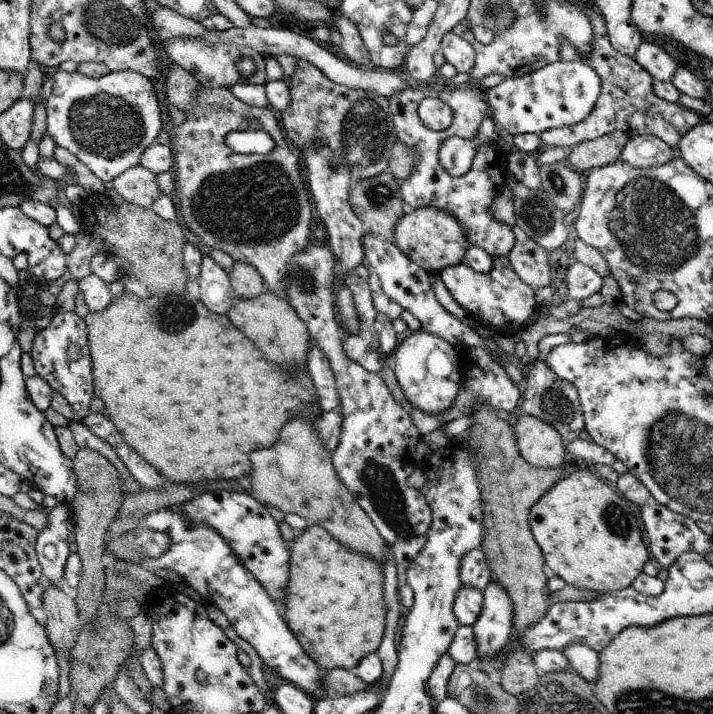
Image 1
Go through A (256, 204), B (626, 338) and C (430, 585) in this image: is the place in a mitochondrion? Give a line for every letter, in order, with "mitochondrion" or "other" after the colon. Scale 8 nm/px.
A: mitochondrion
B: other
C: other

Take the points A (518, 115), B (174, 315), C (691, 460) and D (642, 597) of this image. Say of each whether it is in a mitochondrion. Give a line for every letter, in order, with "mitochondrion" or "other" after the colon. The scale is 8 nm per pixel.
A: other
B: mitochondrion
C: mitochondrion
D: other

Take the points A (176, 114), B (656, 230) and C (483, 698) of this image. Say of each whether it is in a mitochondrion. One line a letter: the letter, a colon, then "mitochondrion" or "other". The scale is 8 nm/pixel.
A: other
B: mitochondrion
C: mitochondrion

